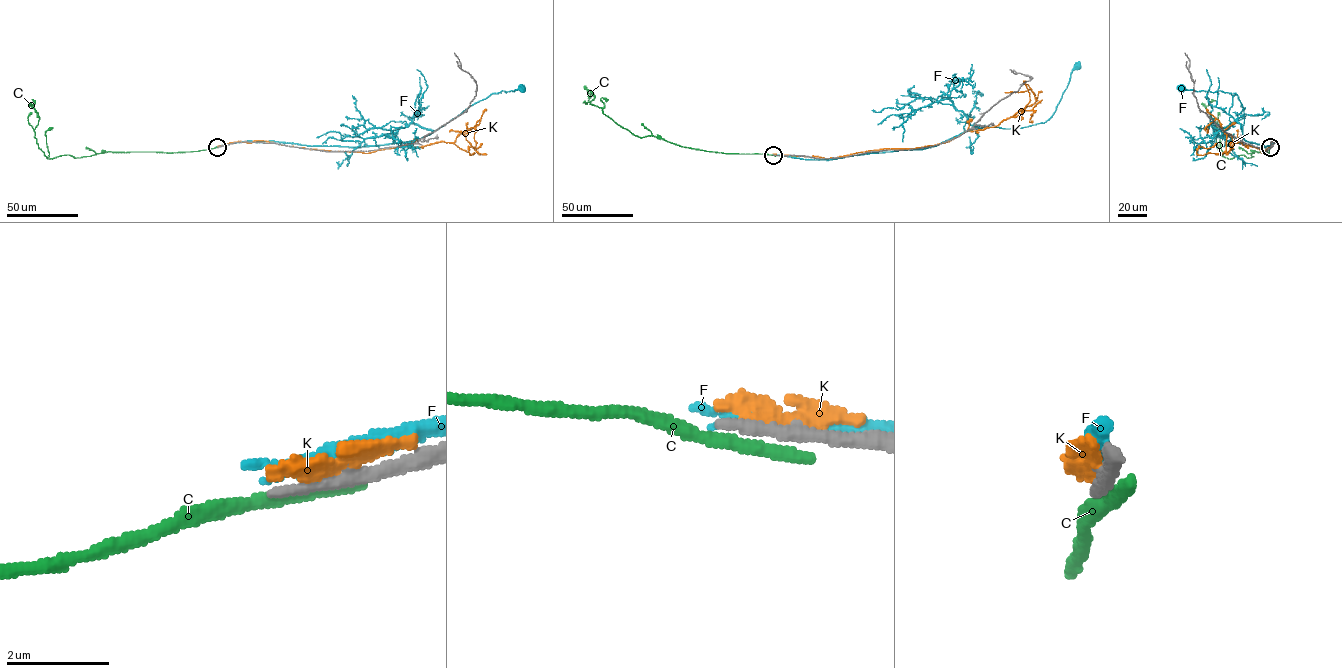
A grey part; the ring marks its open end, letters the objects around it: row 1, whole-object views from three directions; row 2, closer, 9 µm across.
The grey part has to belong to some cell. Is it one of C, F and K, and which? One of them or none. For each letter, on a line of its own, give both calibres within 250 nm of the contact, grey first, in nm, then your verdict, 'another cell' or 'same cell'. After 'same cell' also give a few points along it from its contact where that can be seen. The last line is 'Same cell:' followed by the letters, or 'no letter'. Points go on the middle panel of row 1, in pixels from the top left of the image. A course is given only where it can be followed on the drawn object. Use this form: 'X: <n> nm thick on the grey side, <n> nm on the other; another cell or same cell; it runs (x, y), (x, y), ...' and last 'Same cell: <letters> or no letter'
C: 300 nm thick on the grey side, 340 nm on the other; another cell
F: 240 nm thick on the grey side, 340 nm on the other; another cell
K: 240 nm thick on the grey side, 280 nm on the other; another cell
Same cell: no letter

